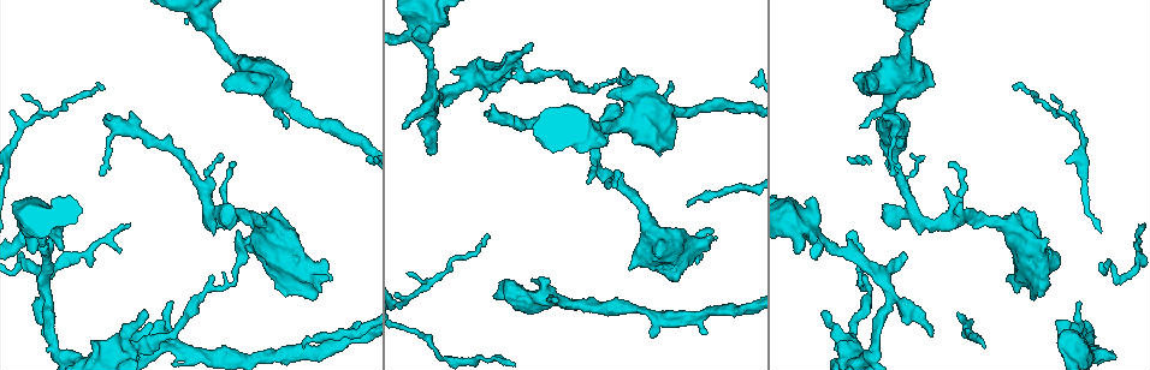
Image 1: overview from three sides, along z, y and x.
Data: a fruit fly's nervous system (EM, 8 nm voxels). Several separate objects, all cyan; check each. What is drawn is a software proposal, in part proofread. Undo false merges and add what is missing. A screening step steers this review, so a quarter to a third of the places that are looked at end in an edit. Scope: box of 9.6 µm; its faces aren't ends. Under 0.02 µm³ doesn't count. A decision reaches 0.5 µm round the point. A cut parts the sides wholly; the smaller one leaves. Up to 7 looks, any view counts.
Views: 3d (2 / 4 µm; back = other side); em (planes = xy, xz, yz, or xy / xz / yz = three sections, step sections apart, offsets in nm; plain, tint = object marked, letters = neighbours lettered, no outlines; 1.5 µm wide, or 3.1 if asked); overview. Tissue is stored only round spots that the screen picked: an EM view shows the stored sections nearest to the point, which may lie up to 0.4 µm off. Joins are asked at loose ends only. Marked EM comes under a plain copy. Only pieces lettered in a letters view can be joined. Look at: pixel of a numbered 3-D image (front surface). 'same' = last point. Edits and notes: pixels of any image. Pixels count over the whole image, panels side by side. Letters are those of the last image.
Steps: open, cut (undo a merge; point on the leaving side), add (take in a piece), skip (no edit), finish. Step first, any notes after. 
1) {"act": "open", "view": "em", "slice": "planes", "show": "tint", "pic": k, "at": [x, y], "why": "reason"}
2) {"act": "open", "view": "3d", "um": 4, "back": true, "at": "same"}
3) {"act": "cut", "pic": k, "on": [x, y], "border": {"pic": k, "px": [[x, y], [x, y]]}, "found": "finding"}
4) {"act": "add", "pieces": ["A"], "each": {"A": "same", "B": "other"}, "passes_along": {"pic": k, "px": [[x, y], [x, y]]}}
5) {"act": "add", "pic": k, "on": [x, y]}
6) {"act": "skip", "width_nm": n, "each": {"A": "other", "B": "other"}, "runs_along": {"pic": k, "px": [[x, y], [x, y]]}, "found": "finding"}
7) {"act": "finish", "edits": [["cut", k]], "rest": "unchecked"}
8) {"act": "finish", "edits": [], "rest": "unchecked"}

{"act": "open", "view": "em", "slice": "yz", "step": 4, "show": "letters", "pic": 1, "at": [706, 334], "why": "branch stops here"}

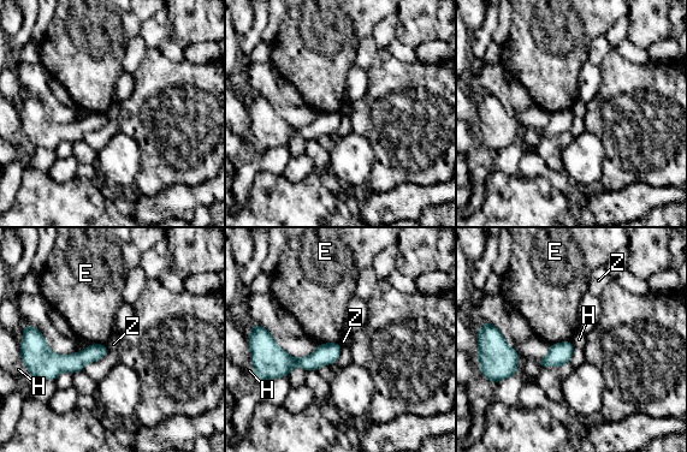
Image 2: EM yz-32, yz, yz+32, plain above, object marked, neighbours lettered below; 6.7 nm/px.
{"act": "skip", "each": {"E": "other", "H": "other", "Z": "other"}, "border": {"pic": 2, "px": [[342, 349], [335, 361], [317, 369]]}, "found": "no lettered piece goes on from it"}

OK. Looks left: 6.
{"act": "open", "view": "em", "slice": "planes", "show": "letters", "pic": 1, "at": [233, 207], "why": "free end"}

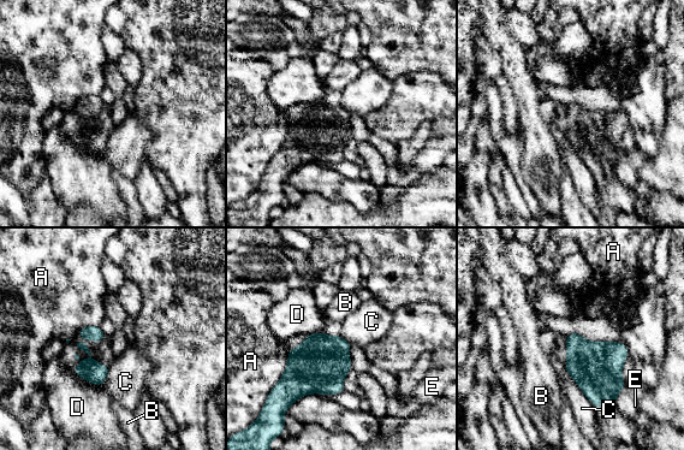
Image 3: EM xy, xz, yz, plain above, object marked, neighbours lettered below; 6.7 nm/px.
{"act": "skip", "each": {"A": "other", "B": "other", "C": "other", "D": "other", "E": "other"}, "border": {"pic": 3, "px": [[289, 351], [286, 369], [275, 385]]}, "found": "no lettered piece goes on from it"}

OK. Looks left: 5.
{"act": "open", "view": "em", "slice": "planes", "show": "letters", "pic": 1, "at": [1079, 301], "why": "free end"}

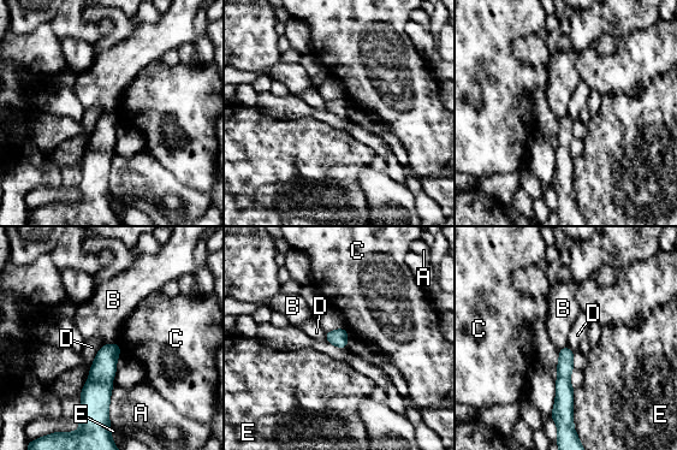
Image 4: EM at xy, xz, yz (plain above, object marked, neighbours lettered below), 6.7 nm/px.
{"act": "skip", "each": {"A": "other", "B": "other", "C": "other", "D": "other", "E": "other"}, "border": {"pic": 4, "px": [[105, 344], [94, 357]]}, "found": "no lettered piece goes on from it"}

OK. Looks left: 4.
{"act": "finish", "edits": [], "rest": "unchecked"}

